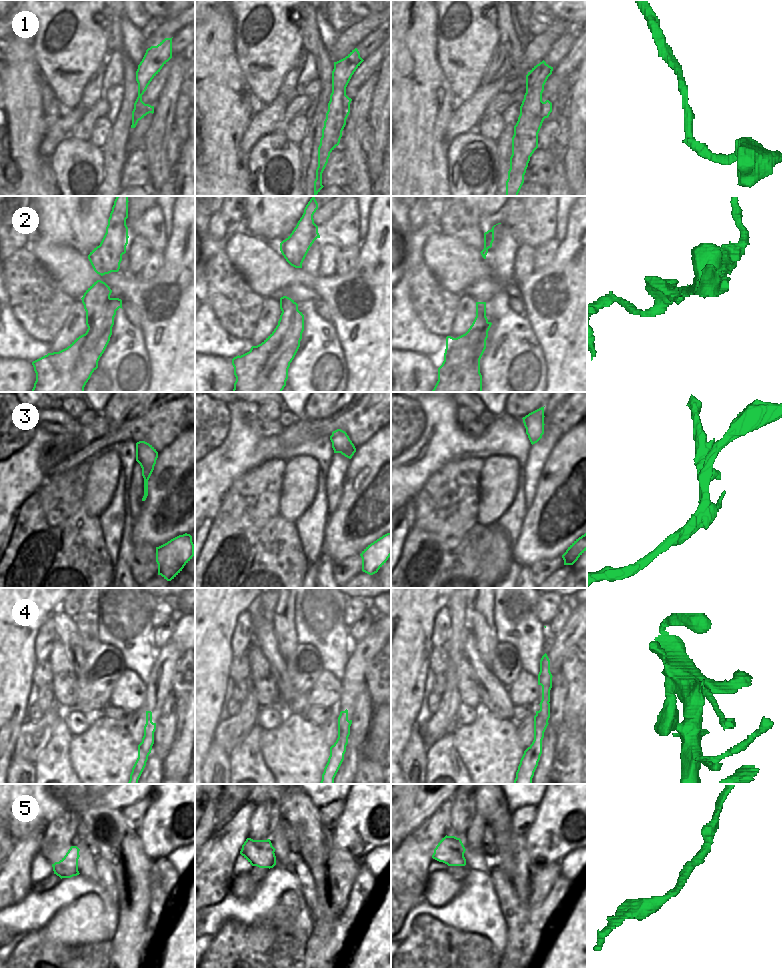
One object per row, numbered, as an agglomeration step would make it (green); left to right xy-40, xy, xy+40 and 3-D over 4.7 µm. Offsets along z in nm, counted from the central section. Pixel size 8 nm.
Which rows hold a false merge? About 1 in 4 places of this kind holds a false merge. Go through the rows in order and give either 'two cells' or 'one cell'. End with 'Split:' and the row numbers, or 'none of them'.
1: one cell
2: two cells
3: two cells
4: two cells
5: one cell
Split: 2, 3, 4

